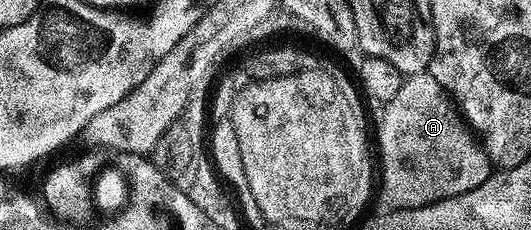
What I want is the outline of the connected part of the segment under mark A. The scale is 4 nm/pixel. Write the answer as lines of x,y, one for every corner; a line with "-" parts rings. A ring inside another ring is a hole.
425,72
407,75
394,100
383,103
381,110
384,111
380,114
380,127
377,128
376,134
374,130
375,141
376,138
380,141
378,170
379,173
380,170
384,173
384,190
395,209
422,208
426,204
434,204
462,192
470,192
494,173
492,162
479,137
464,121
456,103
449,98
442,84
434,80
432,74

